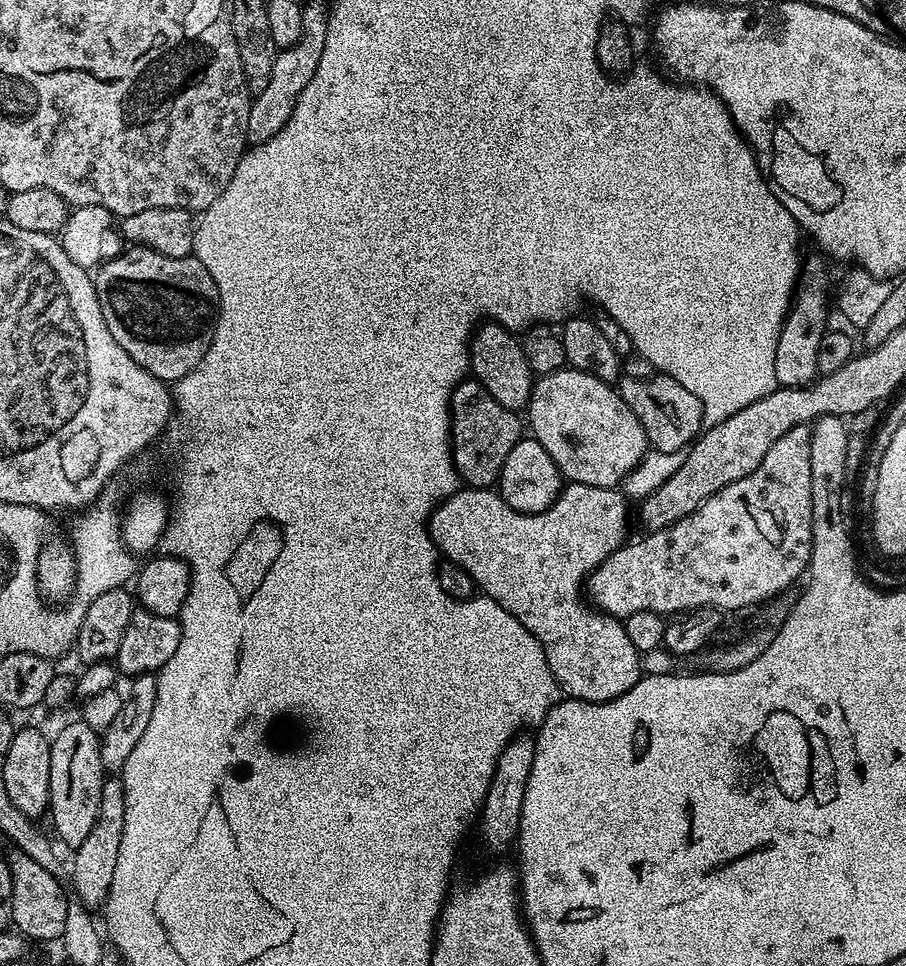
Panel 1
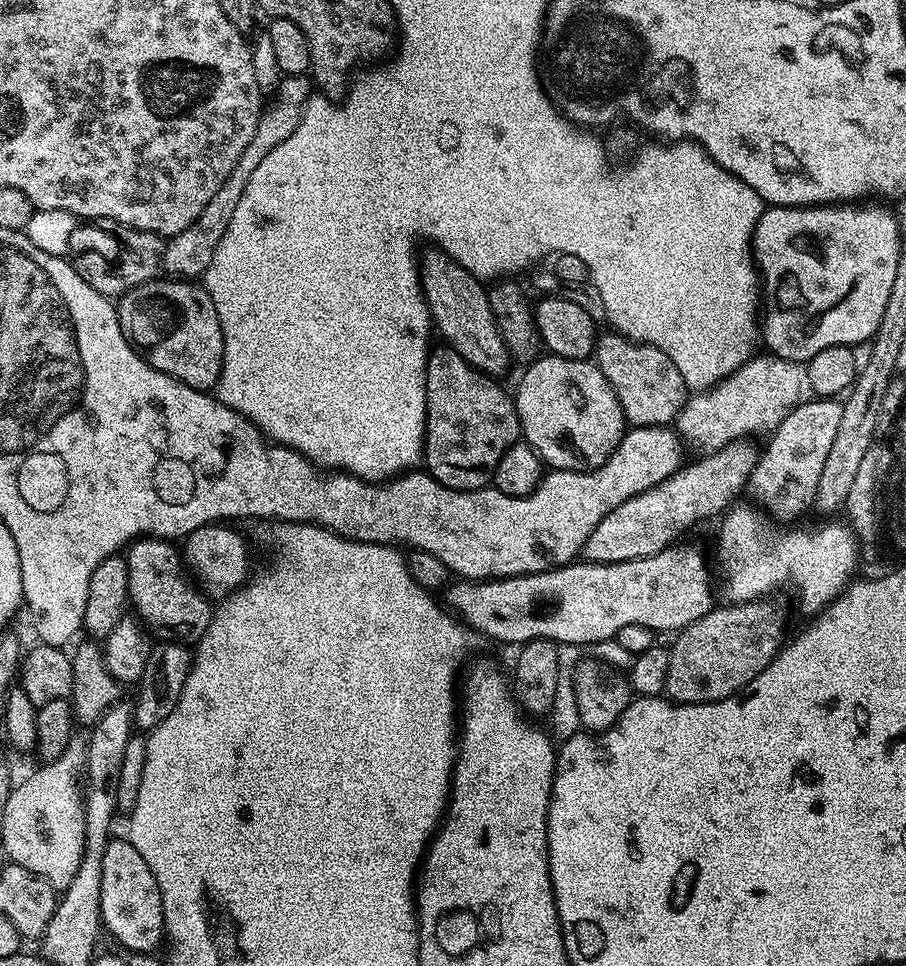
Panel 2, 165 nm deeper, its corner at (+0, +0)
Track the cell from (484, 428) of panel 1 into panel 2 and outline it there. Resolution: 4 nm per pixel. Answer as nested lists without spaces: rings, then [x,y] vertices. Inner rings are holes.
[[[447,346],[433,347],[426,362],[426,418],[424,419],[424,455],[423,467],[442,486],[459,492],[473,492],[487,488],[492,483],[492,475],[498,466],[498,458],[510,450],[521,439],[520,419],[515,399],[496,384],[493,377],[477,372],[465,362],[462,354]]]

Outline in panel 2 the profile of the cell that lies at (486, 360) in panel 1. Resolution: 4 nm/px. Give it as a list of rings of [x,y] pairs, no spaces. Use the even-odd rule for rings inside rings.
[[[432,246],[428,253],[421,255],[418,260],[420,270],[420,289],[424,291],[424,301],[432,315],[432,323],[437,333],[445,336],[447,347],[454,349],[471,368],[477,372],[493,378],[499,377],[499,372],[504,372],[510,365],[508,347],[502,342],[502,334],[494,322],[494,314],[490,310],[490,302],[485,285],[476,277],[470,275],[457,260],[452,259],[447,251],[439,252],[439,247]]]

